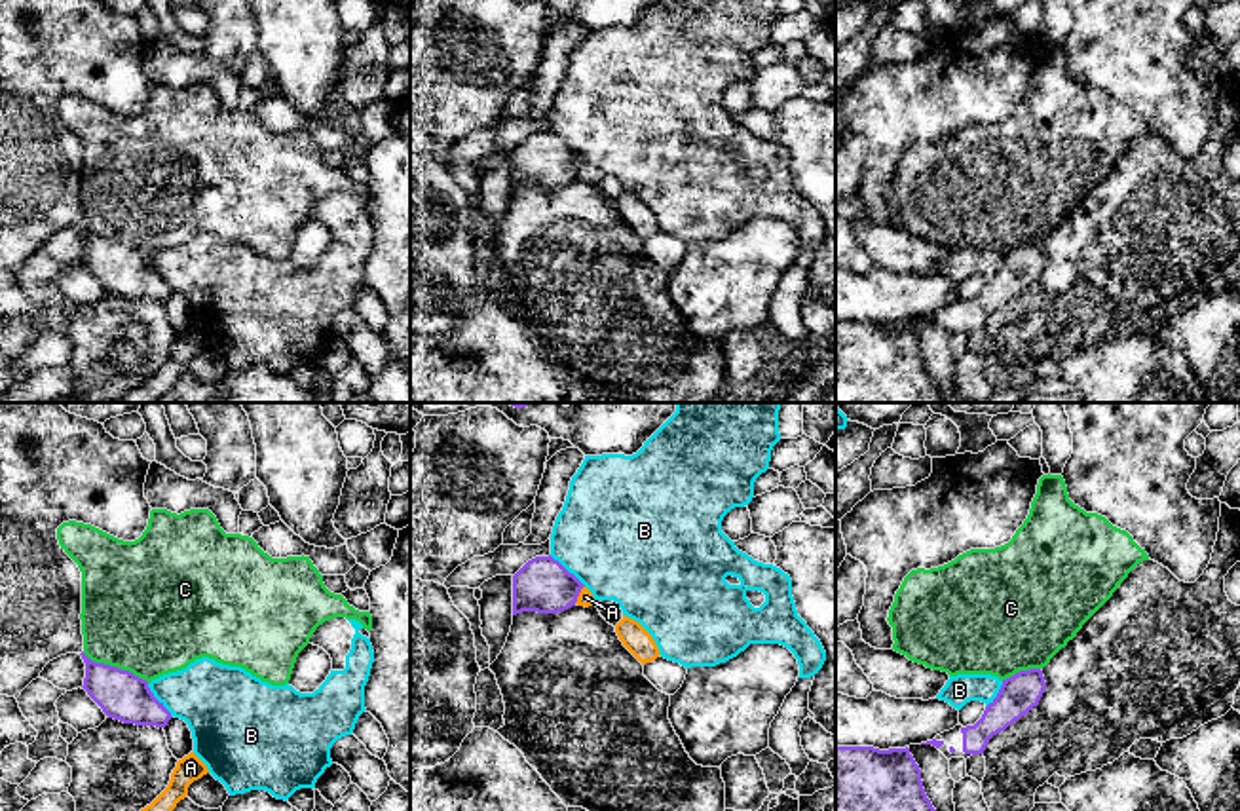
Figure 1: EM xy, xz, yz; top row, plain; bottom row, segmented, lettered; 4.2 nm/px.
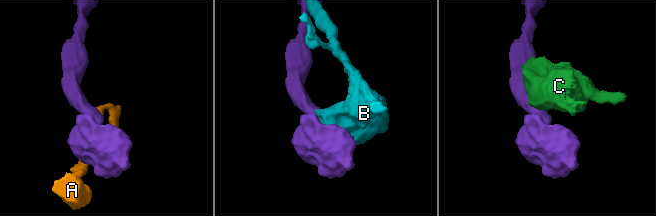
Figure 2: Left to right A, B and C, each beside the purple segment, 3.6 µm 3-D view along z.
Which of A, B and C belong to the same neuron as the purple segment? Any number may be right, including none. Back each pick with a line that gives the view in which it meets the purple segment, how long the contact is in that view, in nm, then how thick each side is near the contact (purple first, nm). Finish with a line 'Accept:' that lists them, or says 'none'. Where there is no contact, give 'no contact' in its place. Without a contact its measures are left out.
Accept: none

